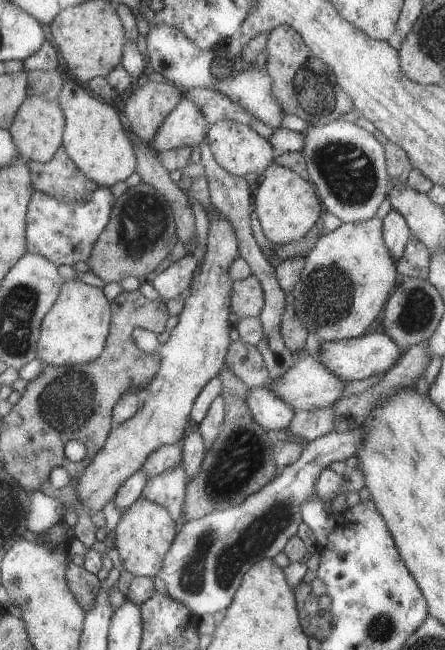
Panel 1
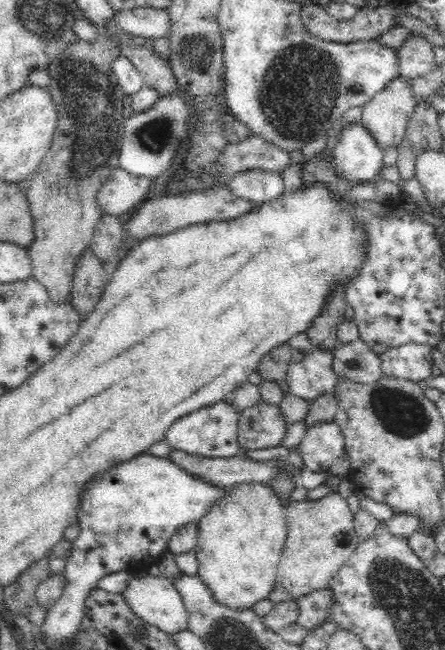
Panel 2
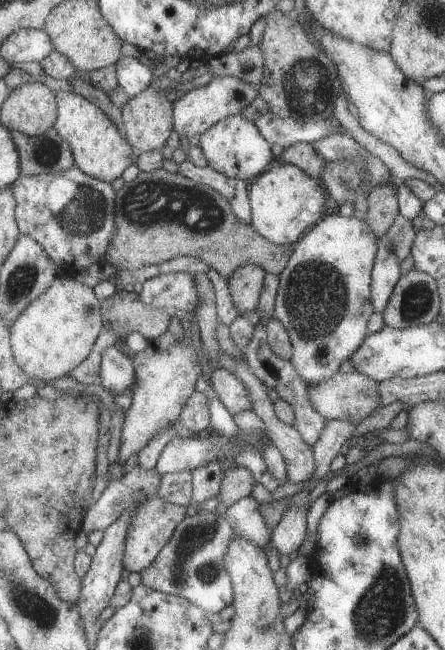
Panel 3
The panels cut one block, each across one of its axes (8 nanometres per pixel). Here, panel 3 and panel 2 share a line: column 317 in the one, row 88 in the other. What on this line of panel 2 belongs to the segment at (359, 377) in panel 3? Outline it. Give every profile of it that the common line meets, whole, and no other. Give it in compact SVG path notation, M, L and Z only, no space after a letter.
M396 76L394 80L388 82L378 94L374 95L362 107L362 125L366 127L366 131L372 134L374 140L382 150L392 148L392 146L399 147L407 130L408 122L413 115L414 107L418 100L412 92L409 79L402 76Z

